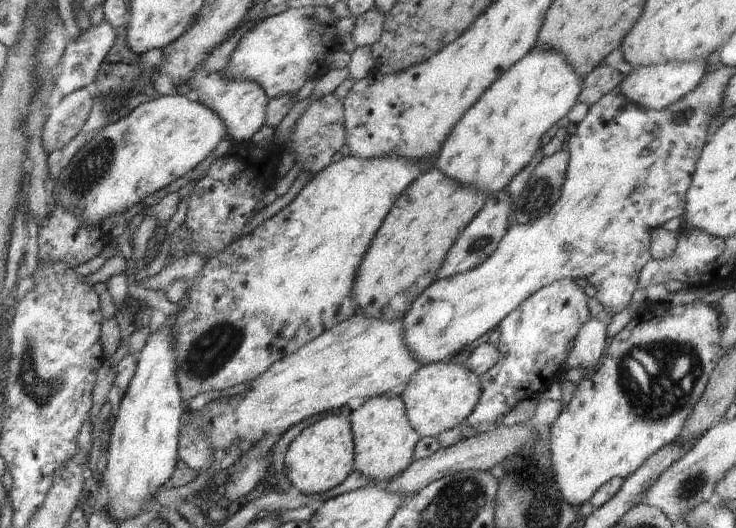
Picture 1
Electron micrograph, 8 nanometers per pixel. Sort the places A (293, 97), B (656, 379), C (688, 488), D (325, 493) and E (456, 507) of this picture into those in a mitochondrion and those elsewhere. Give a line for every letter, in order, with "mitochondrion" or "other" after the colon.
A: other
B: mitochondrion
C: mitochondrion
D: other
E: mitochondrion

